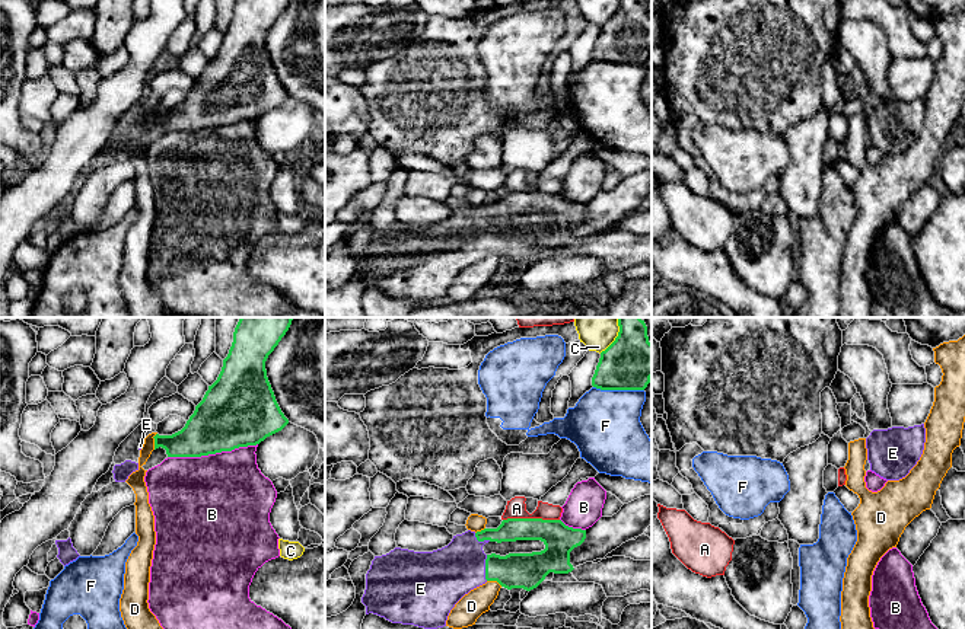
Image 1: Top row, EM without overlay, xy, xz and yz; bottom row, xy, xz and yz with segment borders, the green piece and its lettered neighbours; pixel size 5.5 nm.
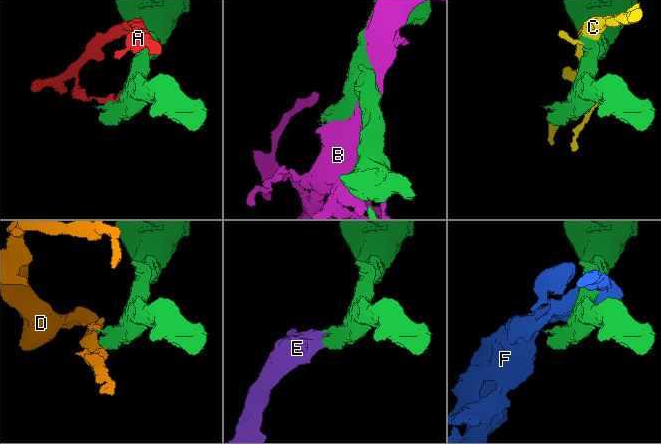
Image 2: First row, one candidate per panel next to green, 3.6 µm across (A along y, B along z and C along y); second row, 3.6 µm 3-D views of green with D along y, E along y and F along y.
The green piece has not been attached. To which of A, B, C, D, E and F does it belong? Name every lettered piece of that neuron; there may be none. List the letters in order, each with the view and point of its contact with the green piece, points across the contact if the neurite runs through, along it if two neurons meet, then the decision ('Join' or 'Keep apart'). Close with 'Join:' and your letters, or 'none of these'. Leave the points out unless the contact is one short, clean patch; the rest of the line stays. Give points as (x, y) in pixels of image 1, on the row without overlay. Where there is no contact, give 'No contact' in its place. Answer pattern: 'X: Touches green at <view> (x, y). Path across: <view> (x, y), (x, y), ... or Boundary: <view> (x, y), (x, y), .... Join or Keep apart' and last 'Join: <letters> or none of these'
A: Touches green at xz (531, 192). Keep apart
B: Touches green at xy (212, 127). Keep apart
C: Touches green at xz (614, 15). Keep apart
D: Touches green at xy (155, 115). Keep apart
E: Touches green at xz (486, 242). Path across: xz (526, 245), (486, 242), (456, 242), (442, 251). Join
F: Touches green at xz (618, 63). Keep apart
Join: E

